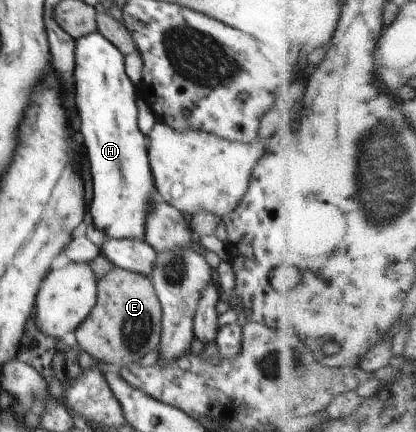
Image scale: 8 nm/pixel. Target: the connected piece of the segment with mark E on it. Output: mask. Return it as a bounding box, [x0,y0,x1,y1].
[76,267,162,367]

